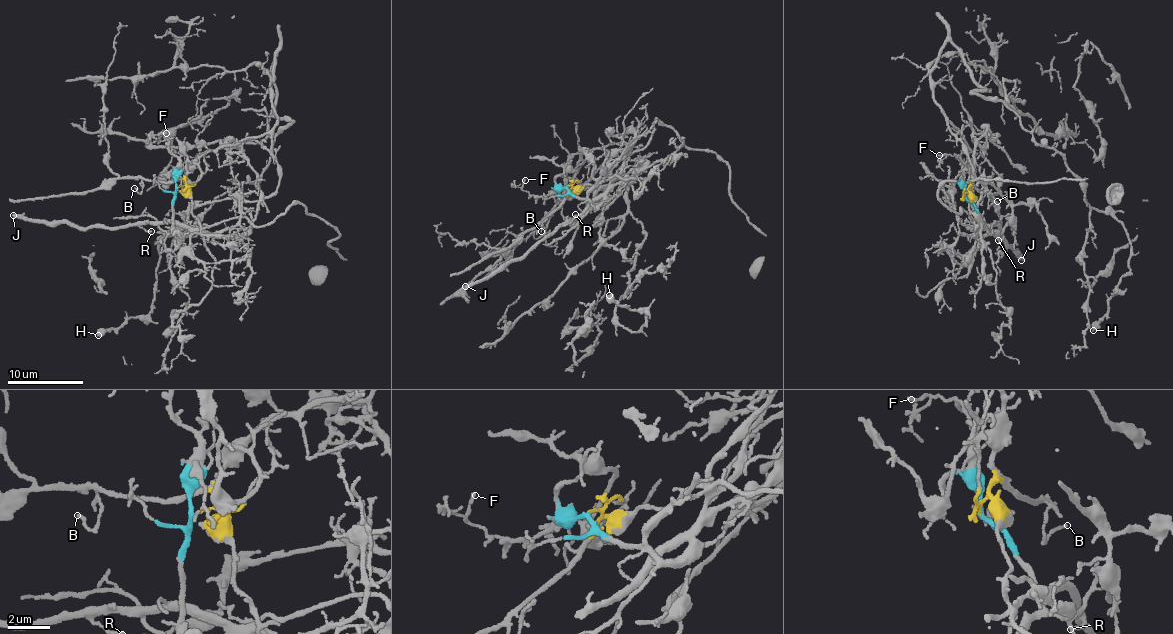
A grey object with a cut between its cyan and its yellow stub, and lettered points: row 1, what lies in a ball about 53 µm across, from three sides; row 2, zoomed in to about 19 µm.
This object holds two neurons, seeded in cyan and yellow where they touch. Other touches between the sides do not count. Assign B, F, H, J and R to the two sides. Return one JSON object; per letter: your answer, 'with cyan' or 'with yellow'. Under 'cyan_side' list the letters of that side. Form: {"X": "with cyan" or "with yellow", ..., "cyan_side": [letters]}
{"B": "with yellow", "F": "with cyan", "H": "with yellow", "J": "with cyan", "R": "with cyan", "cyan_side": ["F", "J", "R"]}

